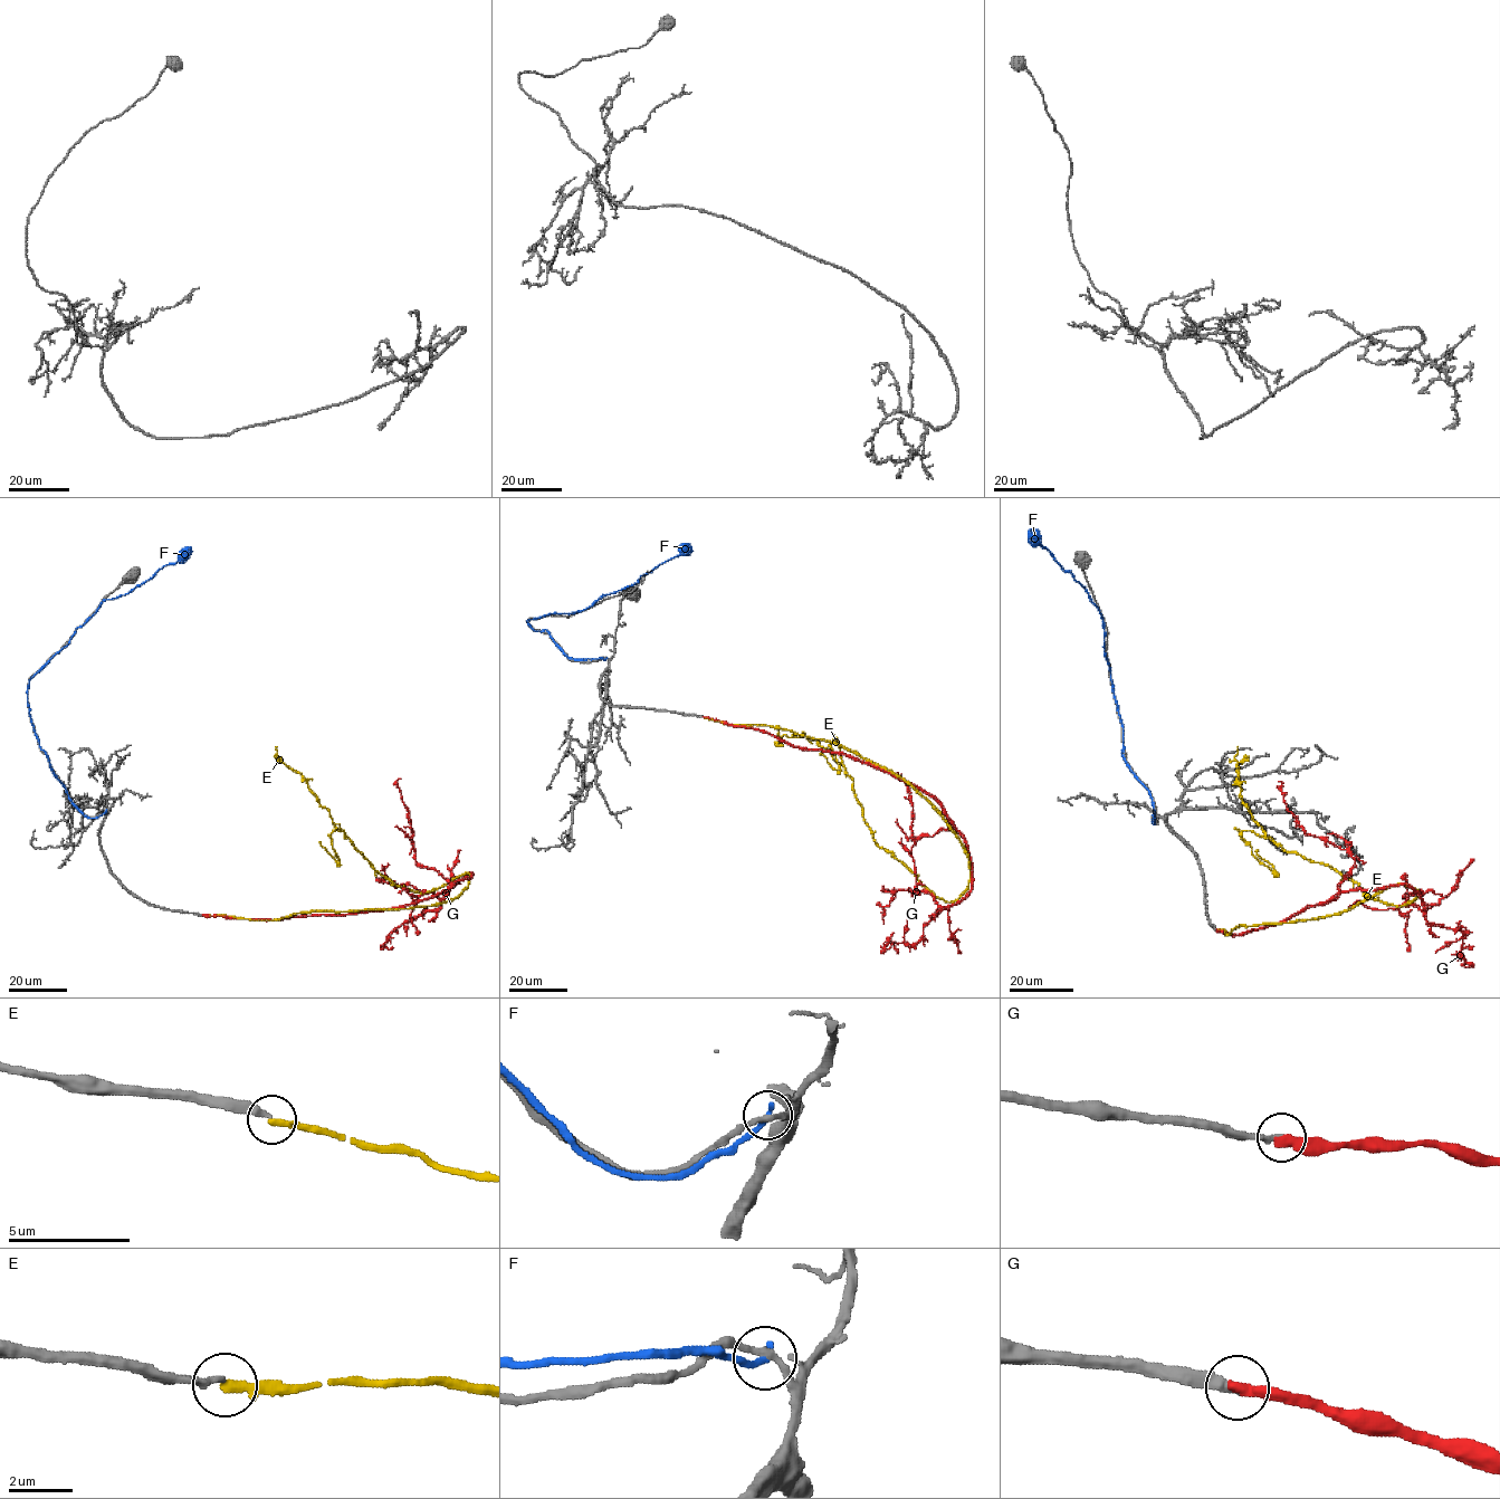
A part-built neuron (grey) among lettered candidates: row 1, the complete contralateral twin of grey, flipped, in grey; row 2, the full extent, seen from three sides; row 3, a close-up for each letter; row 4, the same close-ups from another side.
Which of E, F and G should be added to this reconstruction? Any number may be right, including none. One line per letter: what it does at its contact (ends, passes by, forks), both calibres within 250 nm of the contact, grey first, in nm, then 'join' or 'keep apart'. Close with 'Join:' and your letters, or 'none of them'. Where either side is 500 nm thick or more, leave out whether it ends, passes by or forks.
E: it ends there; 240 nm thick on the grey side, 300 nm on the other; keep apart
F: it ends there; 220 nm thick on the grey side, 240 nm on the other; keep apart
G: it ends there; 280 nm thick on the grey side, 440 nm on the other; join
Join: G

